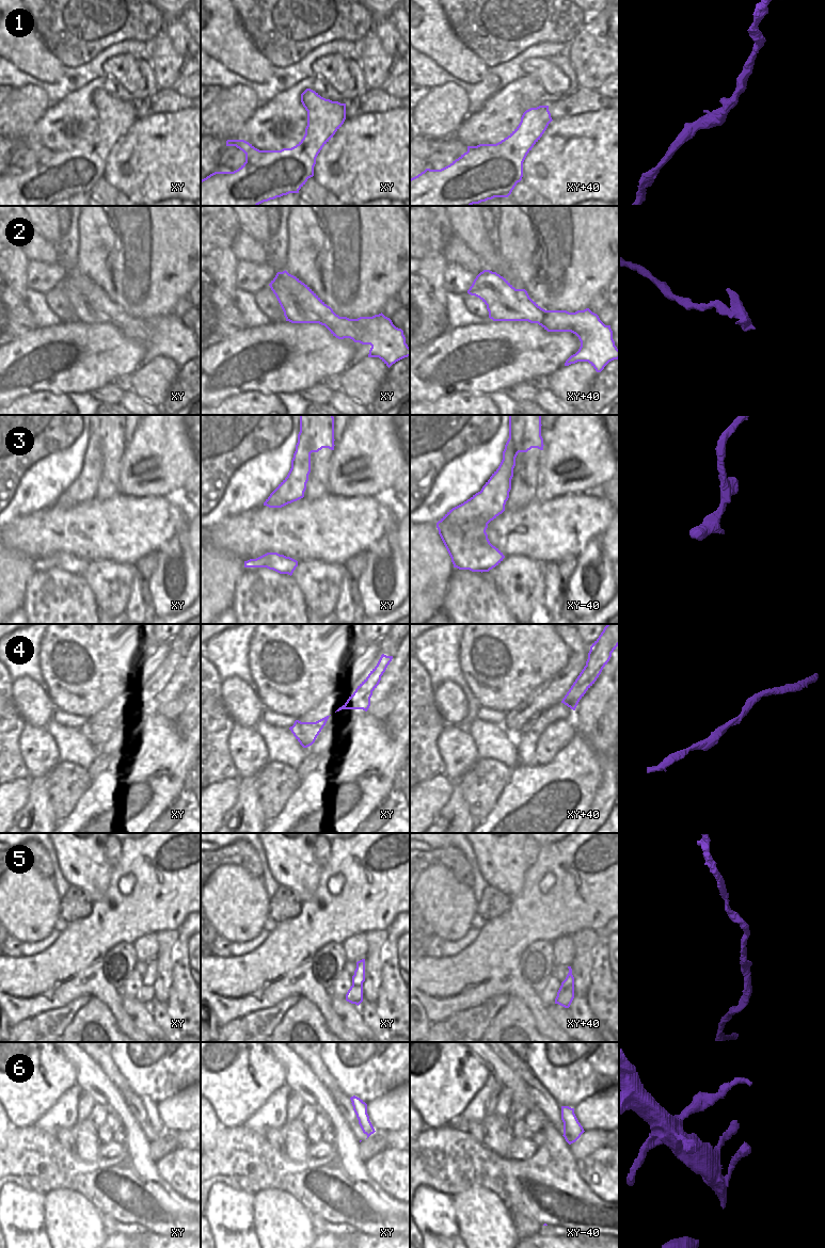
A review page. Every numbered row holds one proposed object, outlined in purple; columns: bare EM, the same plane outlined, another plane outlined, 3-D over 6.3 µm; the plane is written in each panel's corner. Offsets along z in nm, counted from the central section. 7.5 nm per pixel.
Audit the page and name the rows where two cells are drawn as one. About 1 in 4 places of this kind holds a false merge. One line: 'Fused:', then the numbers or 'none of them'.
Fused: 2, 3

